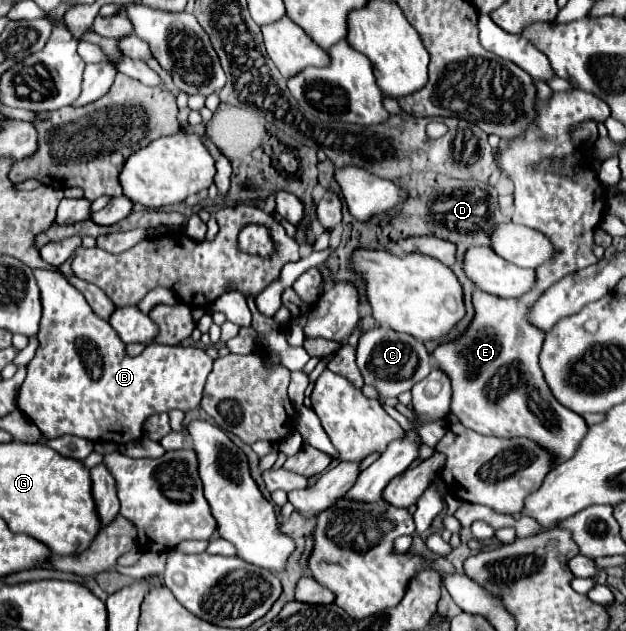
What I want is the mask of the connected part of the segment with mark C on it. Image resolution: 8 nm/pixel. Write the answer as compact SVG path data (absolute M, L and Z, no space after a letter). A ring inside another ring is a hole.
M373 327L359 337L357 367L363 375L363 381L377 389L379 403L383 405L385 399L397 397L399 393L409 391L417 381L421 381L429 375L431 355L427 353L425 345L419 343L411 335L397 333L397 331L387 329L387 327Z

